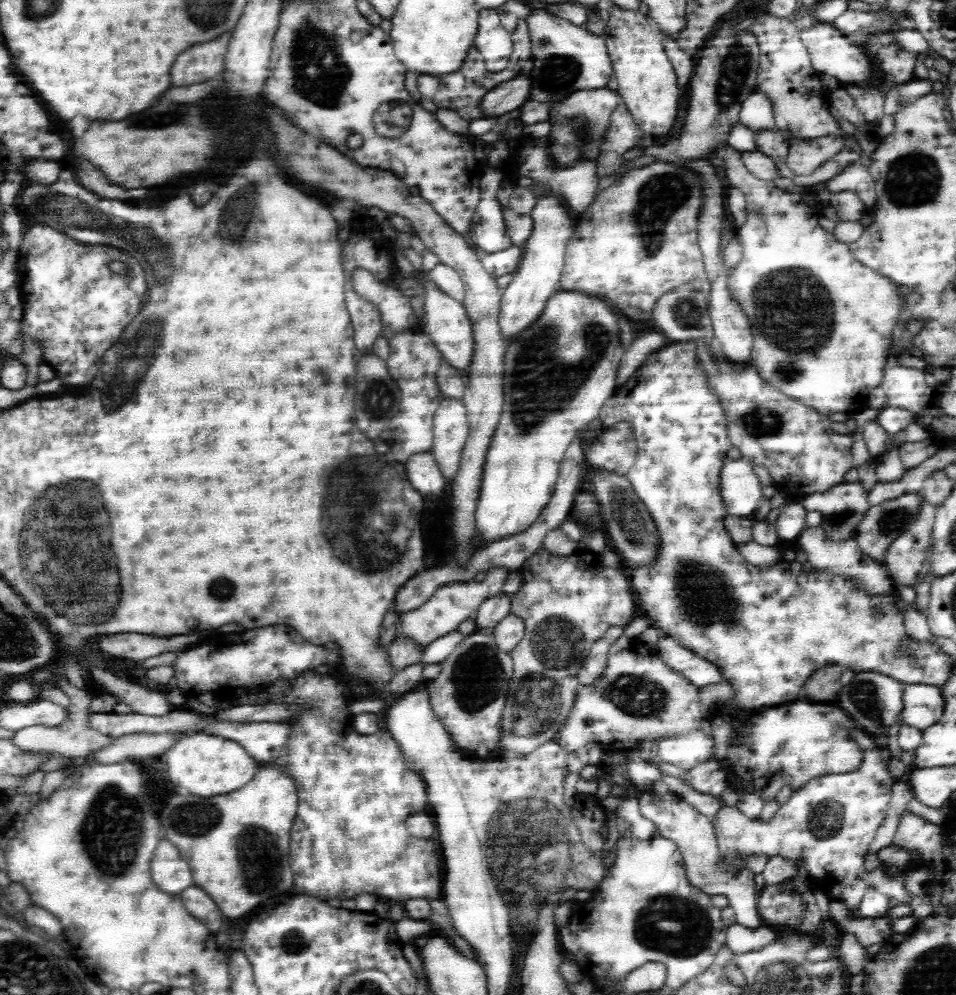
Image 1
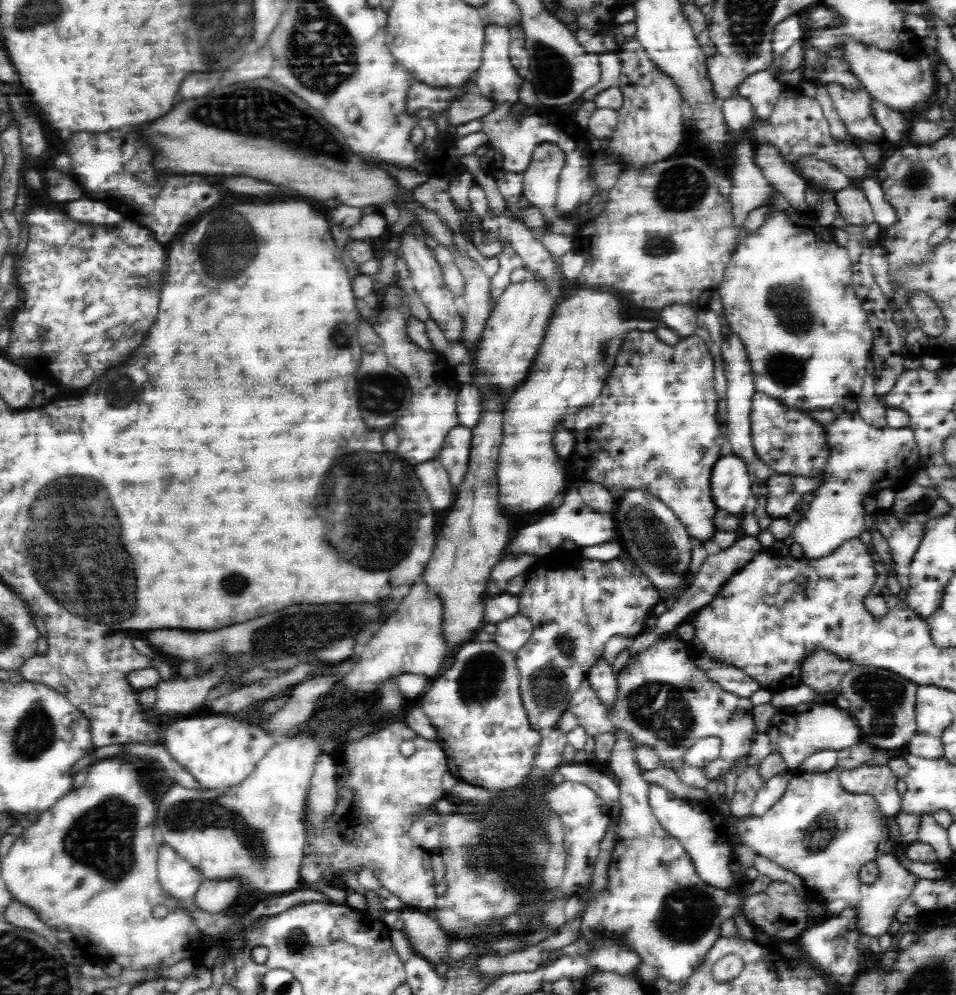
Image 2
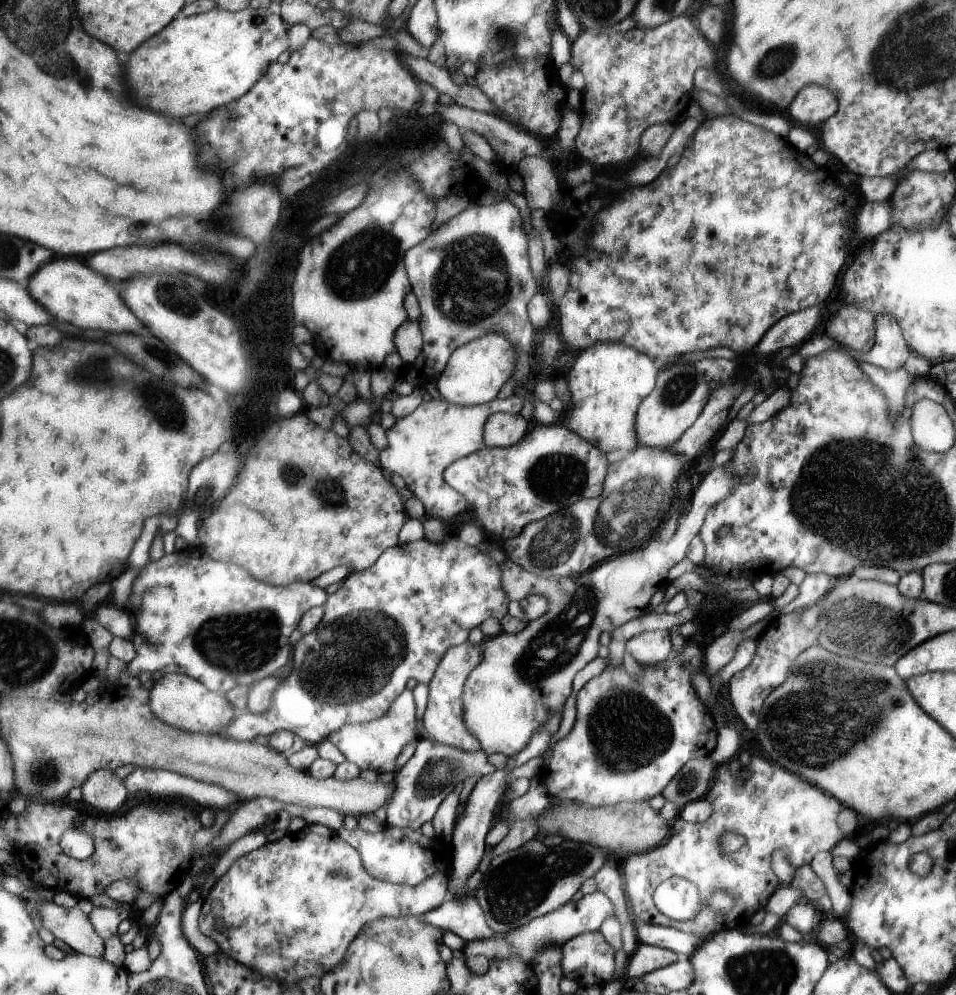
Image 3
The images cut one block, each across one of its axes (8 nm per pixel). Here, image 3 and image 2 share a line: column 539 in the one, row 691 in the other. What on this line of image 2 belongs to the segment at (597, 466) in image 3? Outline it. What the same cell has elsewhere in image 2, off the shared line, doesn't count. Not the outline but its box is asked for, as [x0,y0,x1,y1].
[419,640,542,790]

